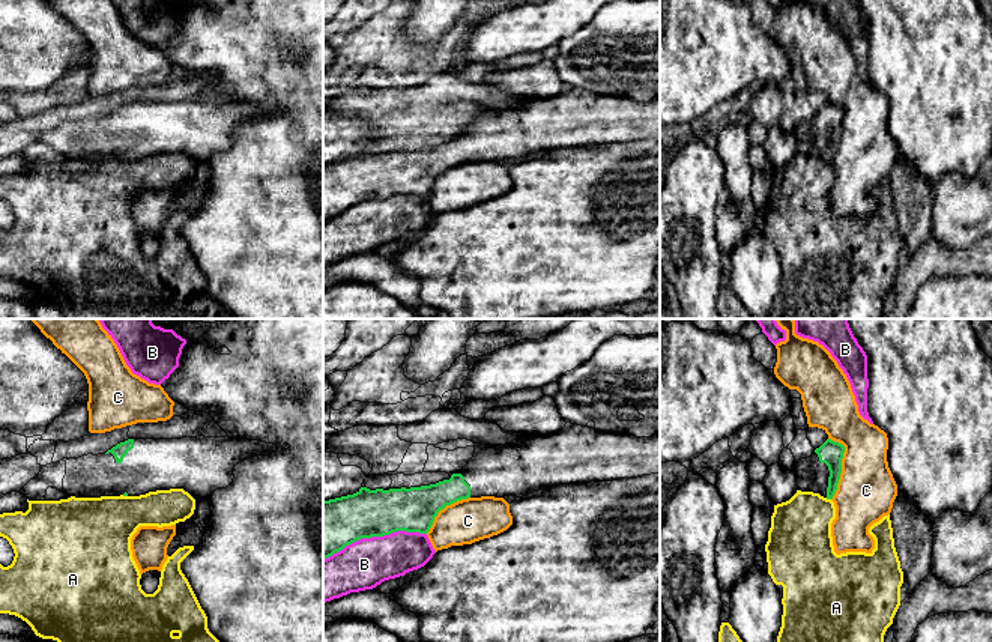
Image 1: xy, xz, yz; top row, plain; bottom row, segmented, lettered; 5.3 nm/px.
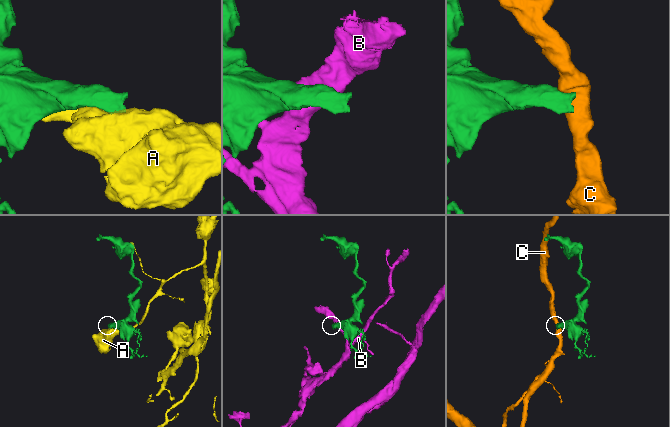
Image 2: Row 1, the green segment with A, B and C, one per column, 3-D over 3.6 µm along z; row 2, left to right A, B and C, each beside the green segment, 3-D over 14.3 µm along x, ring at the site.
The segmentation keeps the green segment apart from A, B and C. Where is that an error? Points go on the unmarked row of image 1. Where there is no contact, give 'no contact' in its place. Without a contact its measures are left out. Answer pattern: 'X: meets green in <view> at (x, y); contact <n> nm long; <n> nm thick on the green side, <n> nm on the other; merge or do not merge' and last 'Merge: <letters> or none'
A: meets green in yz at (828, 161); contact 30 nm long; 130 nm thick on the green side, 320 nm on the other; do not merge
B: meets green in xz at (375, 199); contact 550 nm long; 280 nm thick on the green side, 260 nm on the other; do not merge
C: meets green in yz at (840, 130); contact 340 nm long; 130 nm thick on the green side, 320 nm on the other; do not merge
Merge: none

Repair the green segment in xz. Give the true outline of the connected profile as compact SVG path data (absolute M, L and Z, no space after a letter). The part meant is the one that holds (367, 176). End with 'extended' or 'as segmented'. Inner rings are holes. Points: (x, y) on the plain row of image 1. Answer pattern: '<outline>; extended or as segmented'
M567 86L562 93L547 99L529 99L511 108L475 110L473 120L461 134L436 147L389 153L361 150L353 158L323 164L323 223L361 201L397 194L427 197L437 176L461 162L508 158L523 161L558 147L613 144L651 137L660 137L660 98L636 101Z; extended

